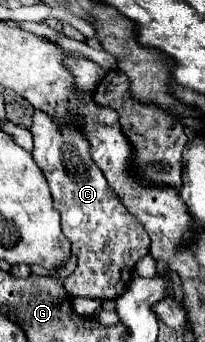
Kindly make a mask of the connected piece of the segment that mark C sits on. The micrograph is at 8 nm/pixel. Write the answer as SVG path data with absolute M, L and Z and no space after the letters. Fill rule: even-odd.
M36 110L32 118L34 152L32 158L44 172L54 208L62 216L62 232L78 256L78 268L64 280L70 296L112 300L124 292L132 280L132 270L140 258L148 254L150 238L140 222L120 204L118 196L108 186L100 168L88 154L88 140L72 124L56 124L48 114Z

